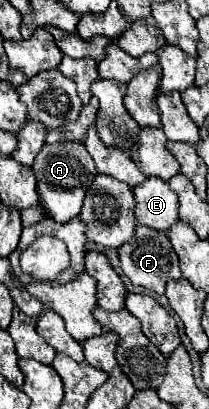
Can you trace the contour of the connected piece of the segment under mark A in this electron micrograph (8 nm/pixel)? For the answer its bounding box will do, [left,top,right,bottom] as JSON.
[33,142,97,222]

